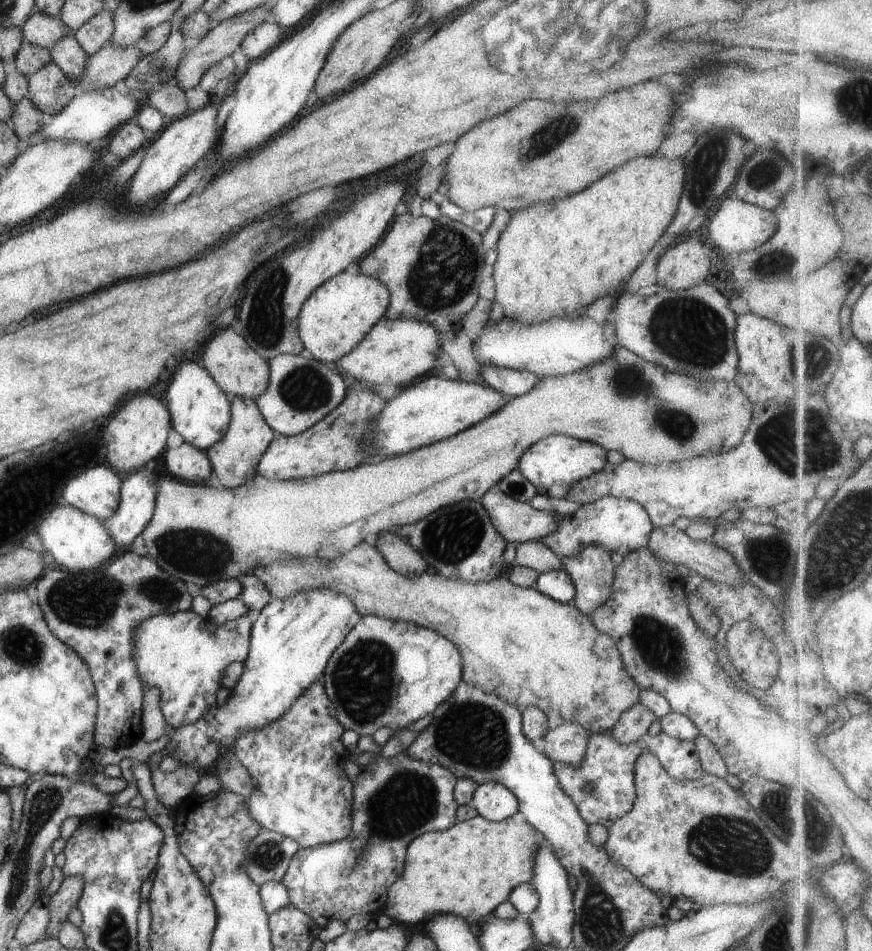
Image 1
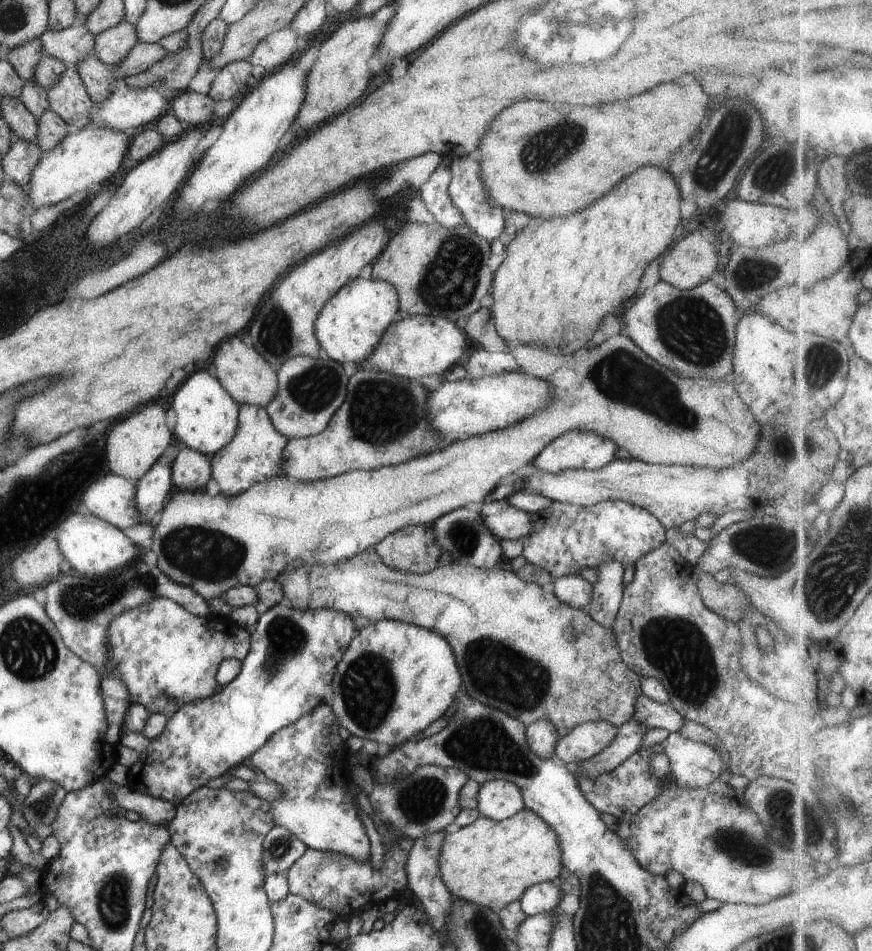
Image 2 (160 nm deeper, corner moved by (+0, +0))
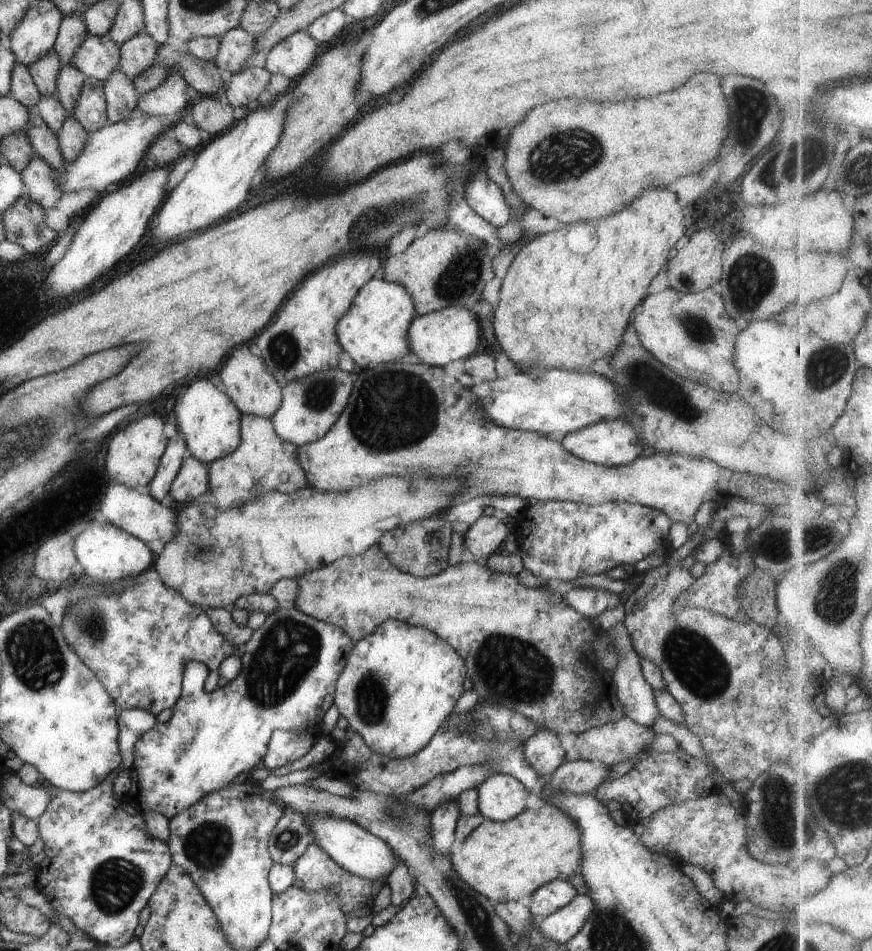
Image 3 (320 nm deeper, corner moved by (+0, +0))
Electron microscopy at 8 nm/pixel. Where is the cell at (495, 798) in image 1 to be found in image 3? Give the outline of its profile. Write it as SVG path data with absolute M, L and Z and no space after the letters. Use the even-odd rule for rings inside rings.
M494 773L477 786L478 810L488 820L506 822L526 810L529 790L512 775Z

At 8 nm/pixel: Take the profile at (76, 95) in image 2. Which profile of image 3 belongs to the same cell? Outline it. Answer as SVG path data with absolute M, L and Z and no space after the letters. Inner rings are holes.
M86 77L73 110L73 117L90 135L104 125L110 124L107 117L104 87L104 83L101 80Z

